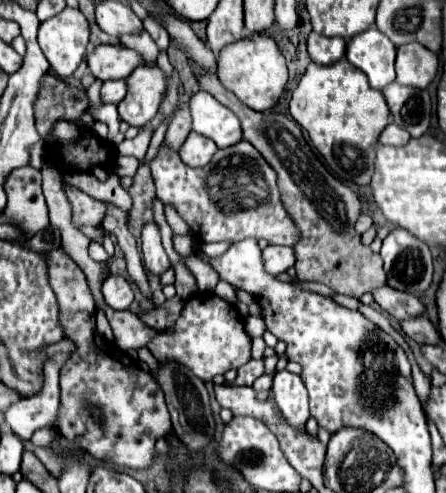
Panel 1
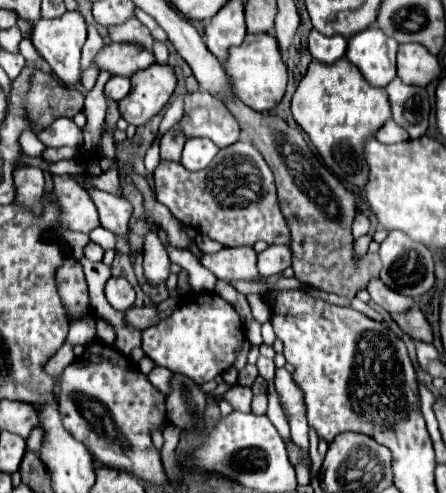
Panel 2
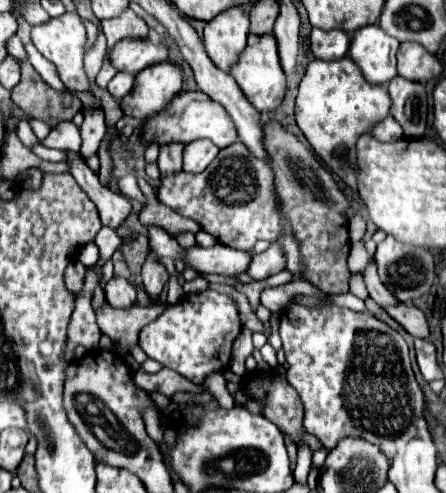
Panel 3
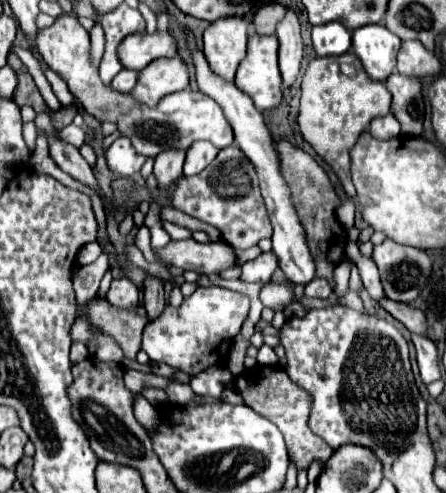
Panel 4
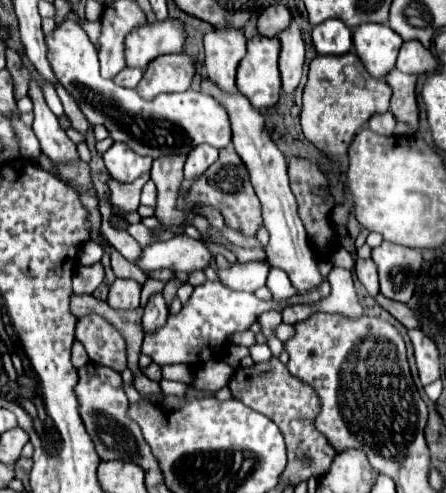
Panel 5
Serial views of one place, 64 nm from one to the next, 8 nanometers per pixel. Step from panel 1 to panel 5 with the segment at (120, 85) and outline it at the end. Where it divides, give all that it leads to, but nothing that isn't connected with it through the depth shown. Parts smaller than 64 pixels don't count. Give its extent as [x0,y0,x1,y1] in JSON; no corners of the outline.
[114,68,144,88]

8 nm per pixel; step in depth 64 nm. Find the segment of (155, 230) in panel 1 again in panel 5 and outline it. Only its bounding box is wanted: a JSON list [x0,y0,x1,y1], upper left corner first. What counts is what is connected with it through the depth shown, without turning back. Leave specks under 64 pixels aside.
[142,292,168,334]

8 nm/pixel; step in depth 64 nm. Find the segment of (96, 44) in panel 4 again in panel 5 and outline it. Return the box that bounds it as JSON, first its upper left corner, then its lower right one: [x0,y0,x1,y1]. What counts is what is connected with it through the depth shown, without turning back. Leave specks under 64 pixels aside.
[81,20,100,48]

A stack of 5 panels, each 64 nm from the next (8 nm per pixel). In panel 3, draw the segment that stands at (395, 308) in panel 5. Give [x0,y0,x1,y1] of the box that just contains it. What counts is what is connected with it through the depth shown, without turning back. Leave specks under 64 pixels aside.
[386,304,430,338]

